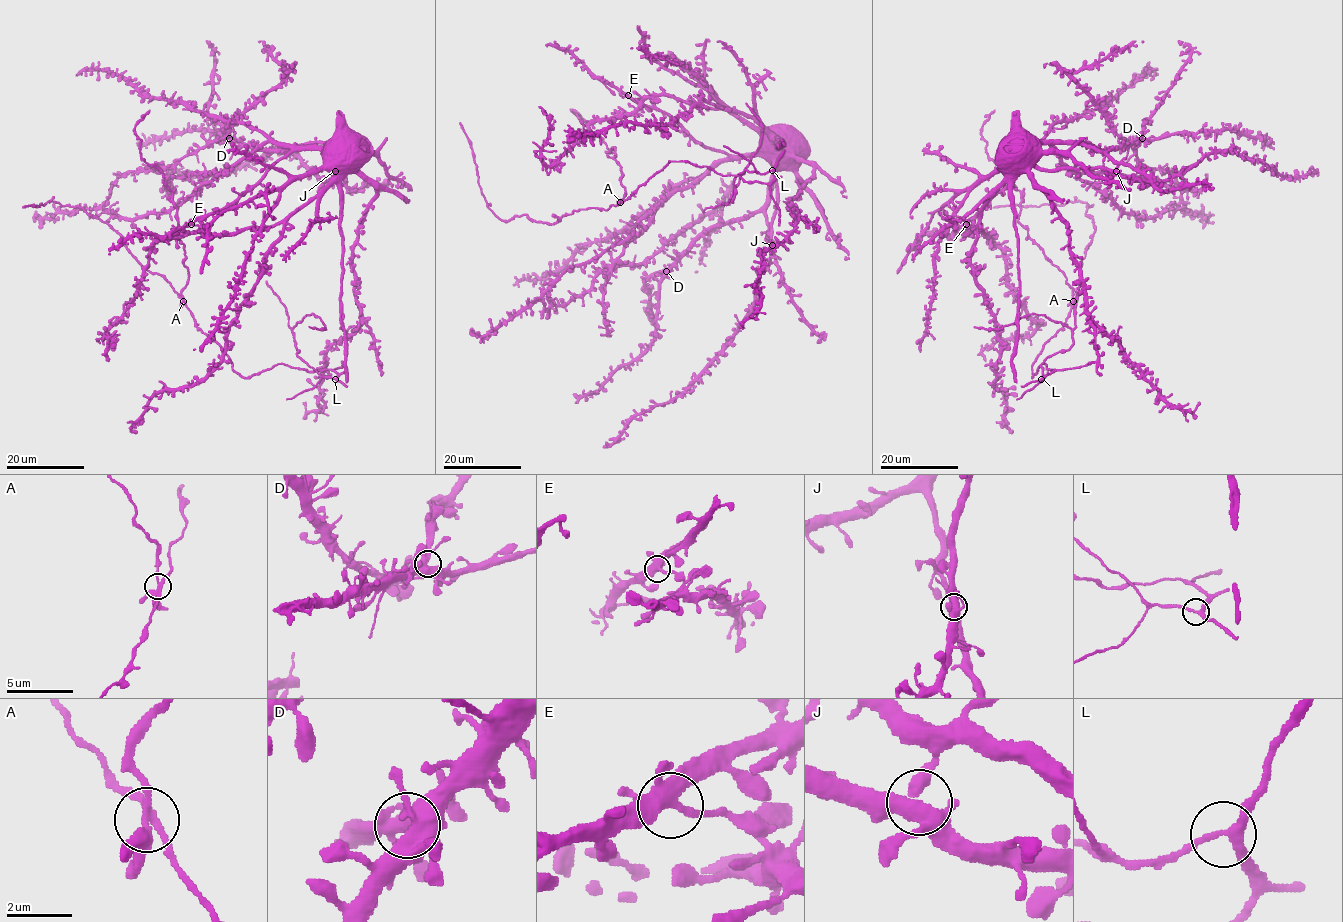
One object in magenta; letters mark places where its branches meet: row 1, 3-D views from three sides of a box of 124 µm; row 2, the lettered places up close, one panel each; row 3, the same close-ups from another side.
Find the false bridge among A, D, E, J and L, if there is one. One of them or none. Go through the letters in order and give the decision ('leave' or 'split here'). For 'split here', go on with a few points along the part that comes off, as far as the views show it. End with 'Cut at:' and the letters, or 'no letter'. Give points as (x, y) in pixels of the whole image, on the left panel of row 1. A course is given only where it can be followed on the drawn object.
A: split here; foreign part runs (183, 301), (188, 269), (176, 238), (177, 210), (163, 173), (141, 157), (134, 133), (149, 109)
D: leave
E: leave
J: leave
L: leave
Cut at: A

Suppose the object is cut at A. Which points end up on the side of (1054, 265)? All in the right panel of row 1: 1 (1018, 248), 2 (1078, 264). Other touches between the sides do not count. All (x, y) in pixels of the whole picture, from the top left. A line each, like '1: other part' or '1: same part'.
1: other part
2: other part

